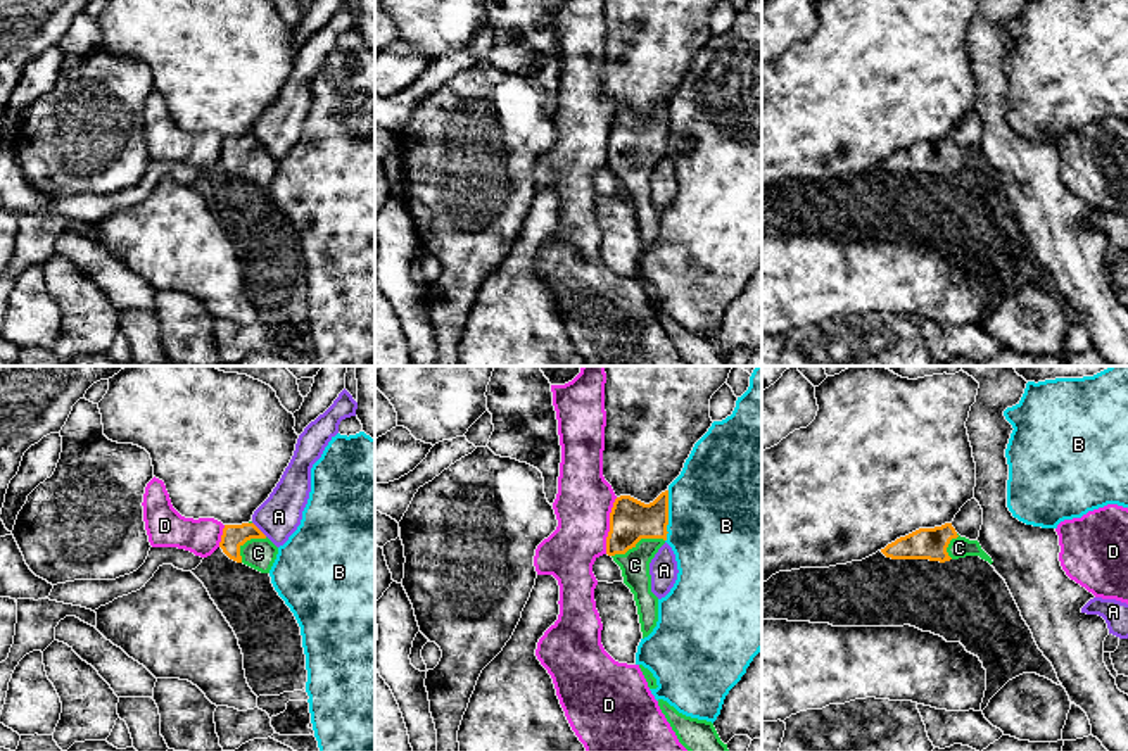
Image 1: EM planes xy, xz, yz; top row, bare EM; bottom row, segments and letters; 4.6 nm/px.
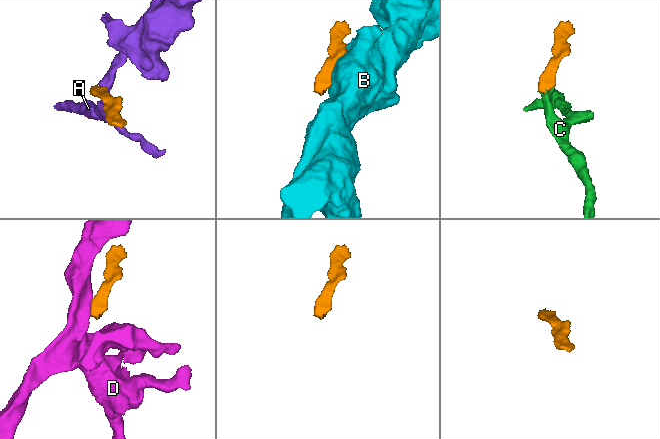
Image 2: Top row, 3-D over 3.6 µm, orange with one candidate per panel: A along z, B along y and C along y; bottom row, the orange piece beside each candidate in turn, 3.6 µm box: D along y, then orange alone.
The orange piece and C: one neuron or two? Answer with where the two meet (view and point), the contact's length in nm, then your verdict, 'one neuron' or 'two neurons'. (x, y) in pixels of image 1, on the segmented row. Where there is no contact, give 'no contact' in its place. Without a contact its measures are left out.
contact xz (638, 541); length 260 nm; one neuron

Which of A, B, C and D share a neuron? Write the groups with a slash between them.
A / B / C / D

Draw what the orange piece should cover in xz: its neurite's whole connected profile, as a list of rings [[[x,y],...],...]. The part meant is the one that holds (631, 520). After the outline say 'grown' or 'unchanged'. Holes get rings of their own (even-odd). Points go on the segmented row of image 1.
[[[669,490],[644,504],[631,495],[615,499],[610,513],[606,554],[620,566],[634,594],[643,639],[658,622],[658,597],[651,592],[650,563],[667,540]]]; grown

